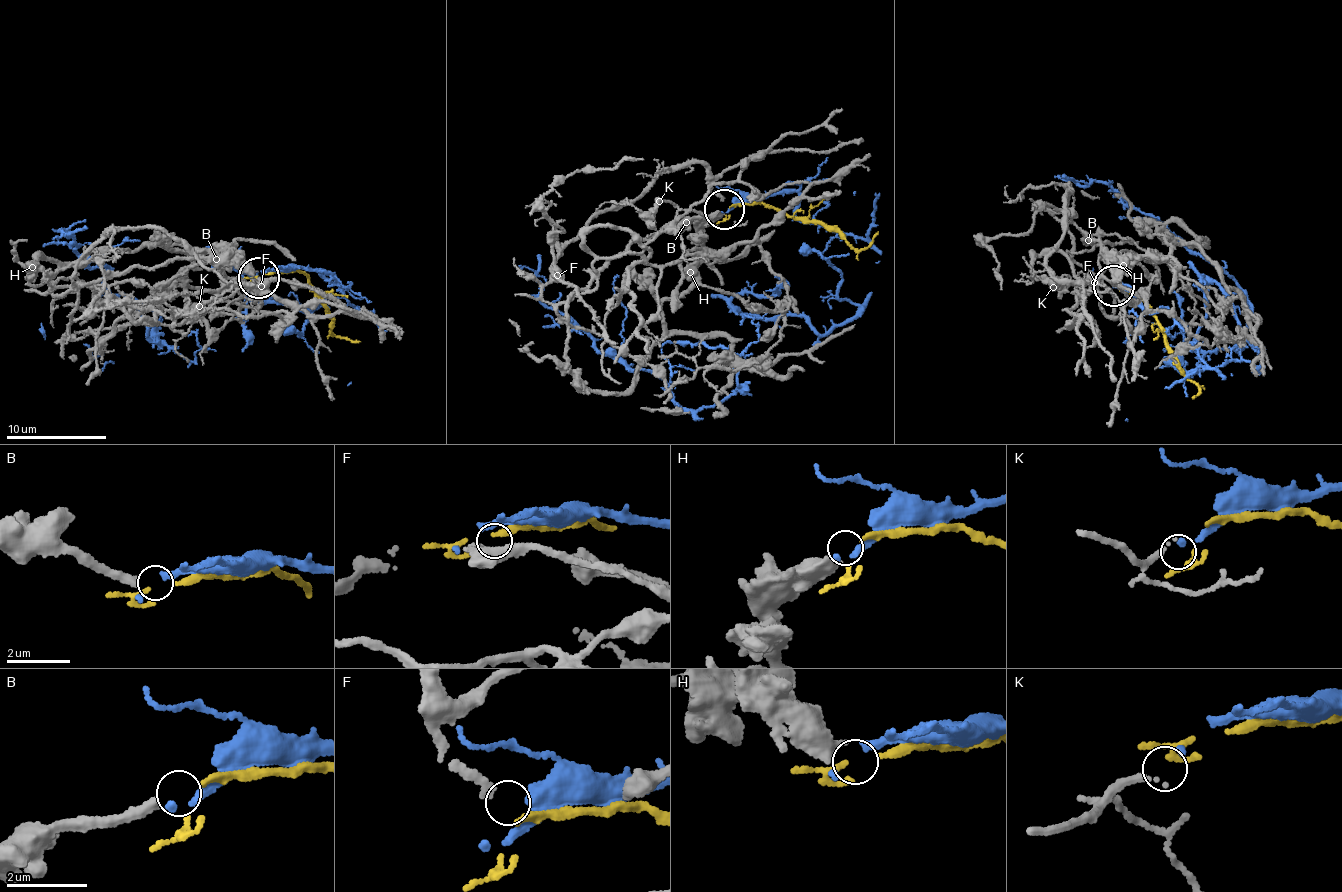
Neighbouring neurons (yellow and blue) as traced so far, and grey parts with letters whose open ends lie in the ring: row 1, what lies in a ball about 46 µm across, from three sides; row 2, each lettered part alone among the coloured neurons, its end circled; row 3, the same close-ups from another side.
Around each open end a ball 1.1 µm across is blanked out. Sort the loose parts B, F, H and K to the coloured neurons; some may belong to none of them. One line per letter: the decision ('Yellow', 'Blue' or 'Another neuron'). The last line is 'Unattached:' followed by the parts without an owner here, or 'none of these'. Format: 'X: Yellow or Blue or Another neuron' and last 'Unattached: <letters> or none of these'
B: Another neuron
F: Yellow
H: Another neuron
K: Blue
Unattached: B, H

